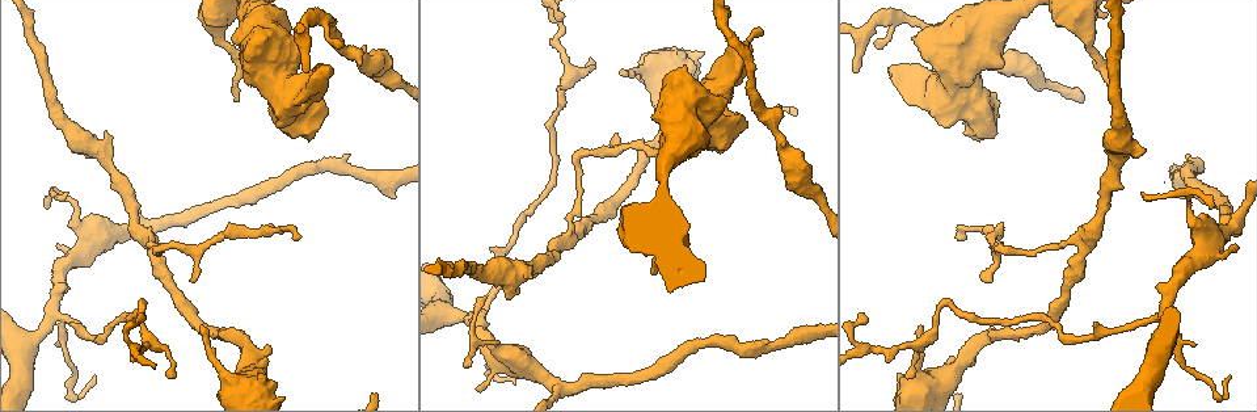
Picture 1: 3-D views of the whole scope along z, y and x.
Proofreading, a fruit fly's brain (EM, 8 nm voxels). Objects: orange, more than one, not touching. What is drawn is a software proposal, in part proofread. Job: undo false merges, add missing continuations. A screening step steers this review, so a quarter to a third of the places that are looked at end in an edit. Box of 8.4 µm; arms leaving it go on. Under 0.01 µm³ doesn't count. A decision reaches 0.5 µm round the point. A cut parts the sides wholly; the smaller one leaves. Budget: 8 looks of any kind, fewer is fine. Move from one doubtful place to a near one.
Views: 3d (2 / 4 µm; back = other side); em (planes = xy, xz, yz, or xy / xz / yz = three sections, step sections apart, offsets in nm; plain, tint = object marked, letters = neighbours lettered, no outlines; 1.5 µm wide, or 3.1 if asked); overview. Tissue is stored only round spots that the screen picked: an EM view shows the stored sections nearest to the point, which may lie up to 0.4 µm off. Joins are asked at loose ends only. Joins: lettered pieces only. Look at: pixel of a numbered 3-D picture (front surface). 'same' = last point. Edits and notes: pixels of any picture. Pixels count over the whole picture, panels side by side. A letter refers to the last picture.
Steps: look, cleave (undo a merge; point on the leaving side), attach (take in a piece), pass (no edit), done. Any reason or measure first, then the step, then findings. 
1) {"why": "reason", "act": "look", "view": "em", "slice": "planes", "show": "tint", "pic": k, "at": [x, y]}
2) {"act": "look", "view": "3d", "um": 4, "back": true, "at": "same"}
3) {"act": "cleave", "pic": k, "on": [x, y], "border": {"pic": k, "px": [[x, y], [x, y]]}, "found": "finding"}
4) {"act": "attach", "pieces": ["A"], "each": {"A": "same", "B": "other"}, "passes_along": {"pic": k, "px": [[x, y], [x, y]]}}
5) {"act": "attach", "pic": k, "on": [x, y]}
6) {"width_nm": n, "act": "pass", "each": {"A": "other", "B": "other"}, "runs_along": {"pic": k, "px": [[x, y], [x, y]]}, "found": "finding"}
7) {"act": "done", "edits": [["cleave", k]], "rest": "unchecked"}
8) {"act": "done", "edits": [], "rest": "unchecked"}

{"why": "free end", "act": "look", "view": "3d", "um": 2, "pic": 1, "at": [237, 99]}

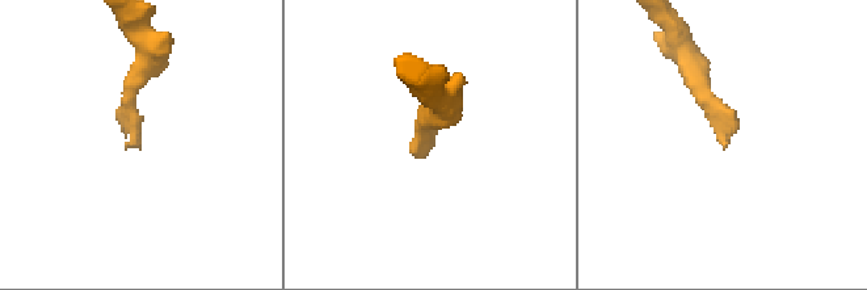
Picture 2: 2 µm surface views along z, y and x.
{"act": "look", "view": "em", "slice": "xz", "step": 4, "show": "letters", "pic": 2, "at": [431, 139]}

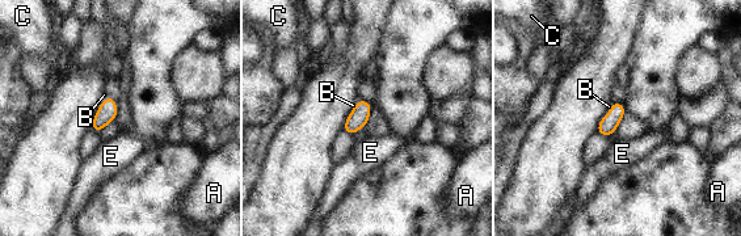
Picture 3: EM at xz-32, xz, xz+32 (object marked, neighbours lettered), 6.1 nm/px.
{"why": "cut it another way", "act": "look", "view": "em", "slice": "planes", "show": "letters", "at": "same"}

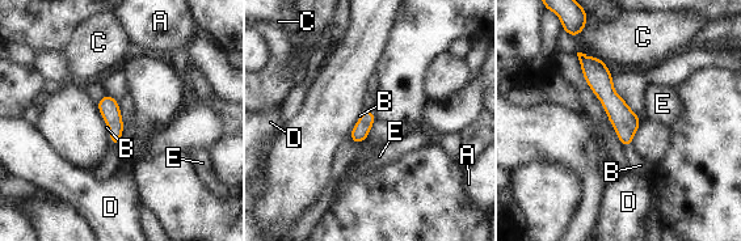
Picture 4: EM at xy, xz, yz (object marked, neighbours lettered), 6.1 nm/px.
{"act": "attach", "pieces": ["B"], "each": {"A": "other", "B": "same", "C": "other", "D": "other", "E": "other"}, "passes_along": {"pic": 4, "px": [[624, 121], [628, 146], [640, 165]]}, "found": "it goes on there"}

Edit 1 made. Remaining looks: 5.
{"why": "thick turns thin", "act": "look", "view": "em", "slice": "planes", "show": "tint", "pic": 1, "at": [50, 315]}

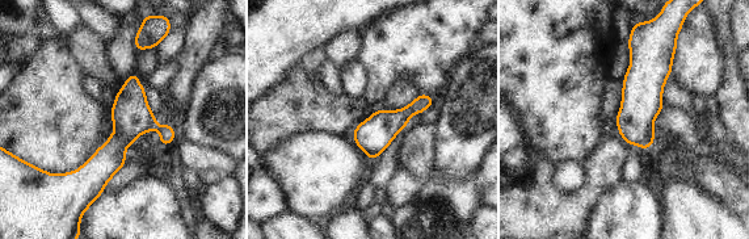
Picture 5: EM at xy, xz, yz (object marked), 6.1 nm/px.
{"why": "what lies round it", "act": "look", "view": "em", "slice": "planes", "show": "letters", "at": "same"}

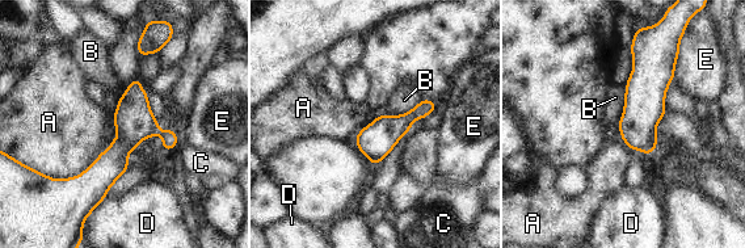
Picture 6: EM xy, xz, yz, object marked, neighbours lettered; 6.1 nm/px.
{"act": "pass", "each": {"A": "other", "B": "other", "C": "other", "D": "other", "E": "other"}, "border": {"pic": 6, "px": [[114, 117], [92, 163], [50, 177]]}, "found": "all the same neuron"}

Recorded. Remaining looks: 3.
{"why": "abrupt turn", "act": "look", "view": "em", "slice": "yz", "step": 8, "show": "tint", "pic": 1, "at": [571, 239]}

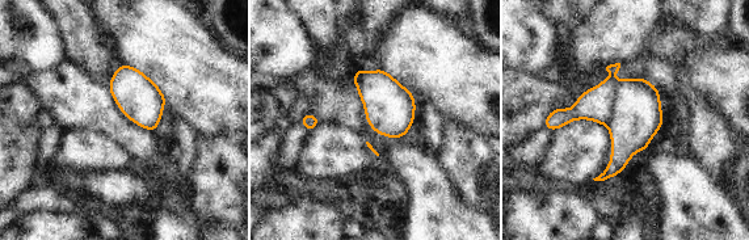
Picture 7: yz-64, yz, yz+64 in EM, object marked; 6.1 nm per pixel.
{"act": "look", "view": "em", "slice": "yz", "step": 8, "show": "letters", "at": "same"}

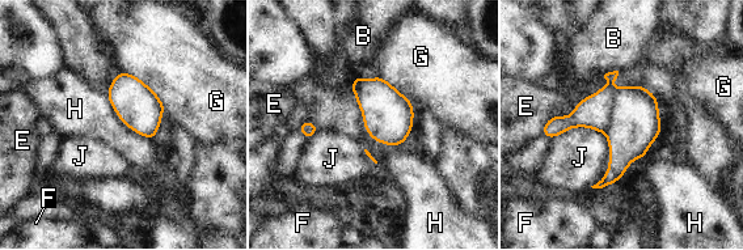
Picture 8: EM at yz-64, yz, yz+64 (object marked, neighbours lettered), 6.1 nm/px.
{"width_nm": 70, "act": "cleave", "pic": 8, "on": [595, 111], "each": {"B": "other", "E": "other", "F": "other", "G": "other", "H": "other", "J": "other"}, "border": {"pic": 8, "px": [[613, 92], [612, 118], [606, 131]]}, "found": "two neurons meet here"}

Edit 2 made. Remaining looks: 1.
{"act": "done", "edits": [["attach", 4], ["cleave", 8]], "rest": "unchecked"}

